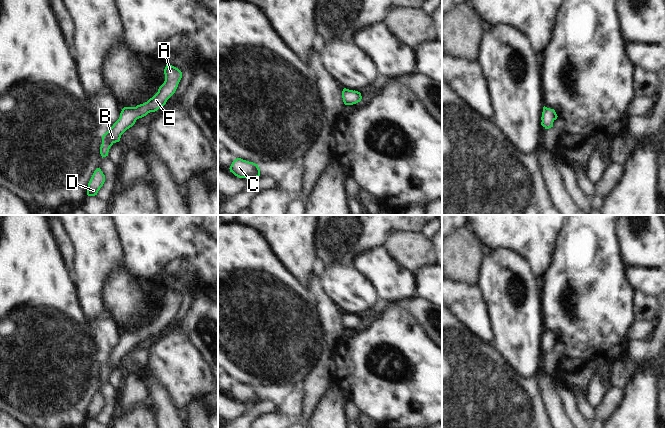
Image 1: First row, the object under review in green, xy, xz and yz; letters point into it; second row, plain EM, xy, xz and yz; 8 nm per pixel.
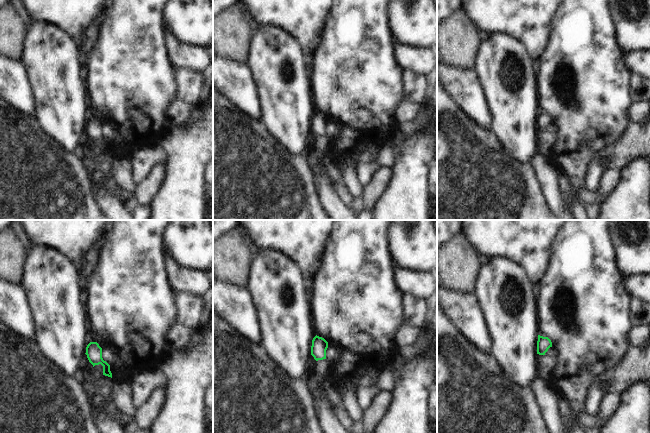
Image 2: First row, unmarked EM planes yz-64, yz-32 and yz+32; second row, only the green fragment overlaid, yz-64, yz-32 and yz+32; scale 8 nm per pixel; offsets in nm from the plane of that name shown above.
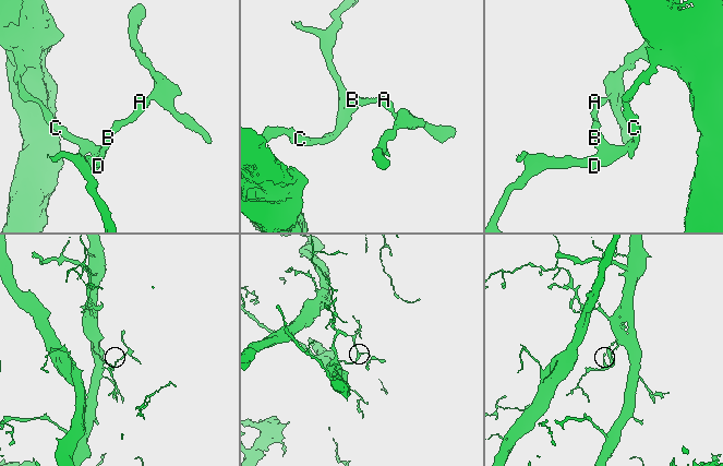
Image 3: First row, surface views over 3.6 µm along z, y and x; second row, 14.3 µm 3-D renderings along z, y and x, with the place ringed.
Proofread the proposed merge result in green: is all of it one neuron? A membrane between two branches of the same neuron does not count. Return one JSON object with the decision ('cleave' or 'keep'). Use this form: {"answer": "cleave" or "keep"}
{"answer": "keep"}

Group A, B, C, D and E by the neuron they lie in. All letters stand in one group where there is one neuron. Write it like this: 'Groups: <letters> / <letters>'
Groups: A B C D E.

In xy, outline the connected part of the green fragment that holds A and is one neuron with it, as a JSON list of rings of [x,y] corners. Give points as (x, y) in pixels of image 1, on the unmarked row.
[[[166,288],[164,298],[165,305],[152,322],[136,331],[124,331],[119,343],[103,358],[100,371],[102,382],[108,380],[110,371],[120,365],[121,359],[132,351],[137,343],[146,340],[150,336],[157,335],[160,331],[164,330],[167,324],[175,317],[182,302],[182,296],[178,292]]]

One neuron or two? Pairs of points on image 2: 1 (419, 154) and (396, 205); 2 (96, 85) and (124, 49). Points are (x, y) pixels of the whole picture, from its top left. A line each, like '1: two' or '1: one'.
1: one
2: one

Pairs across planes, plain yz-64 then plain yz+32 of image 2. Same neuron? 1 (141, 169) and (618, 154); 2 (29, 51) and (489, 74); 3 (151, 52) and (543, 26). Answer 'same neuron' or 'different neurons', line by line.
1: same neuron
2: same neuron
3: different neurons

